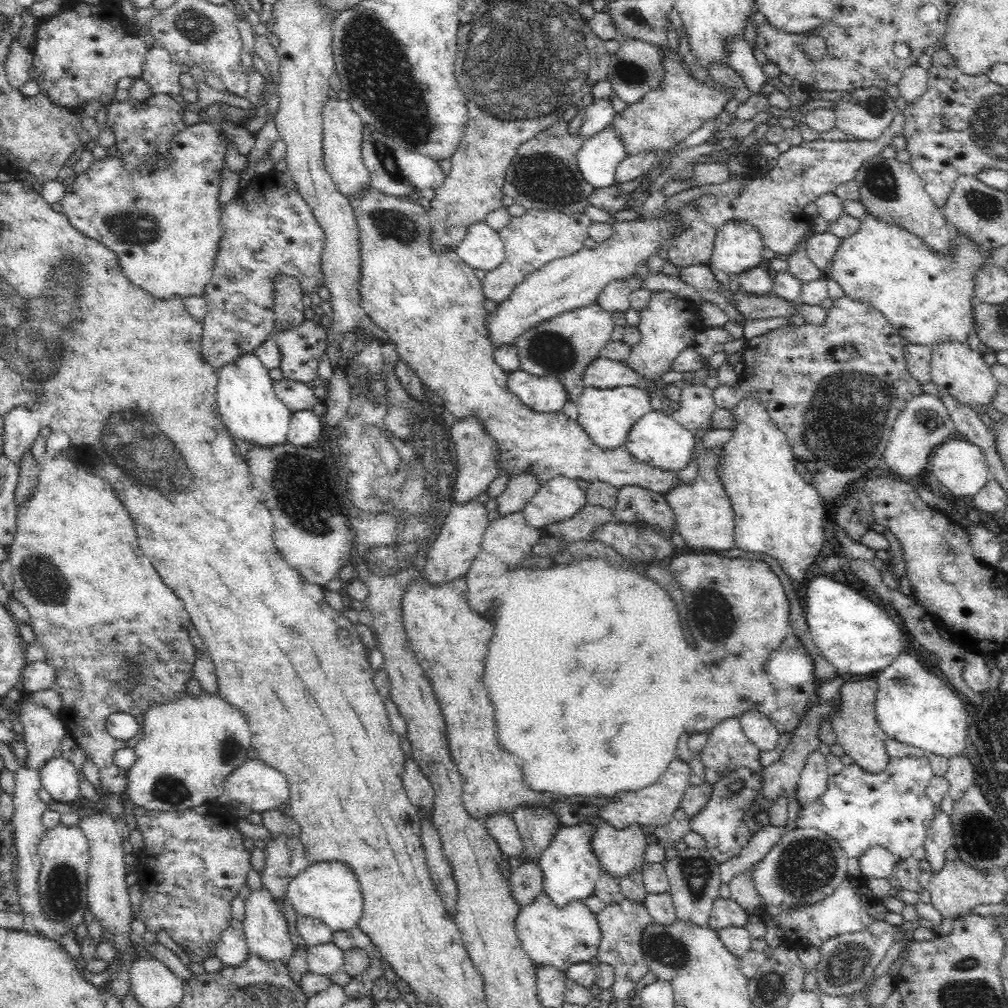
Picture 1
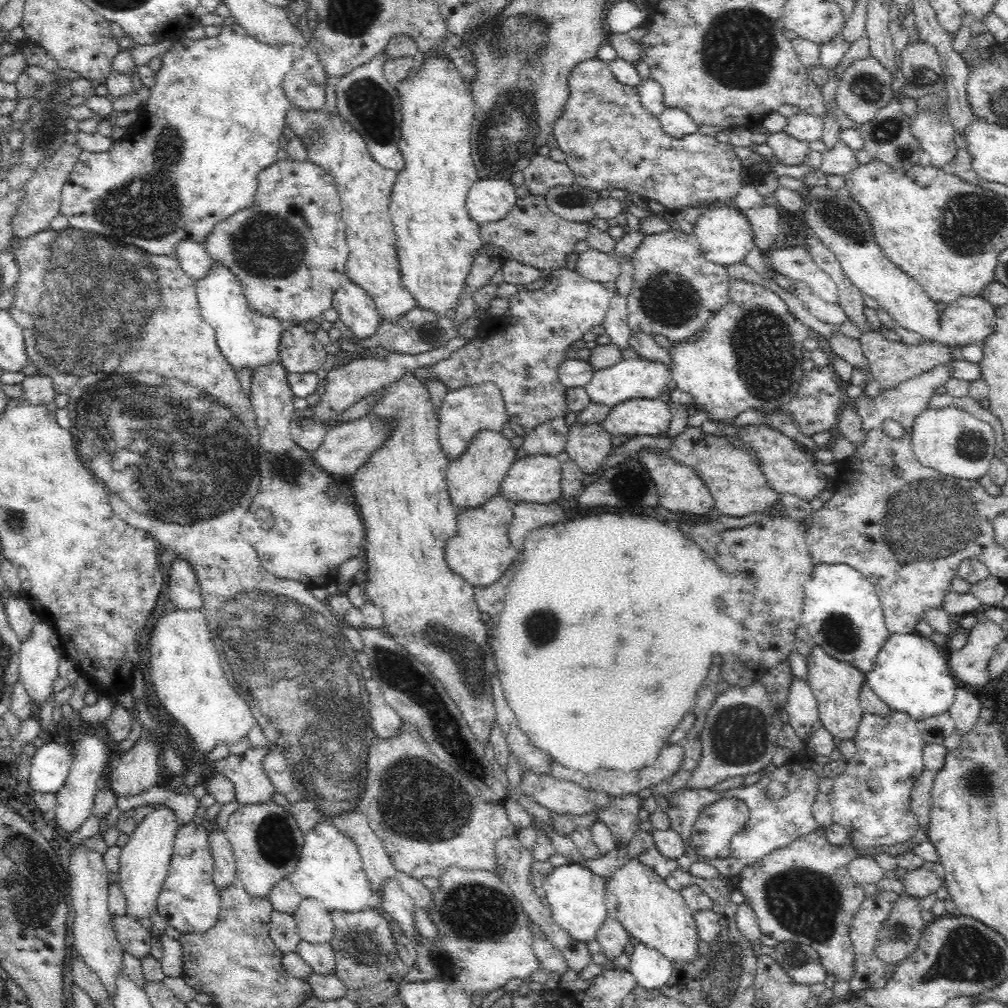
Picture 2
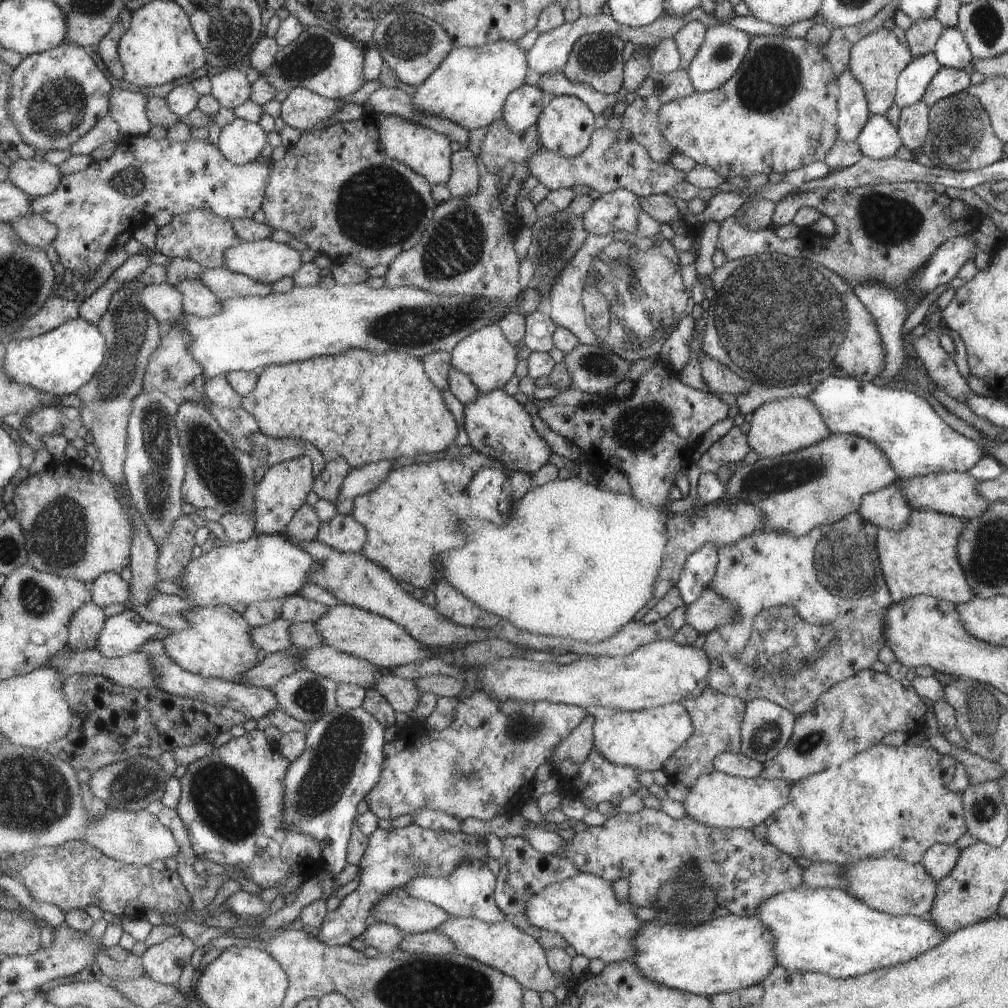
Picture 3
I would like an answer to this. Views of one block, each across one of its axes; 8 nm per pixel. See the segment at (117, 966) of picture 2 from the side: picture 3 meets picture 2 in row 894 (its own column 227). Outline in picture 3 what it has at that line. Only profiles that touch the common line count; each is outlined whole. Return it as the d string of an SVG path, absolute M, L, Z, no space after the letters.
M221 69L217 74L208 77L209 95L227 109L235 109L250 99L250 84L248 84L244 69Z

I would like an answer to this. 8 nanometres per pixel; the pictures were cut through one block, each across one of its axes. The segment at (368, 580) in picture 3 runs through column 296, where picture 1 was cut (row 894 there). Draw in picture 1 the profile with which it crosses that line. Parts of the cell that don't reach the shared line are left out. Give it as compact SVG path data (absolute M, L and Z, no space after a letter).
M544 893L532 904L519 910L514 930L533 963L555 967L560 971L566 971L572 964L589 962L591 958L597 957L602 940L596 915L583 901L573 901L566 907L557 908Z

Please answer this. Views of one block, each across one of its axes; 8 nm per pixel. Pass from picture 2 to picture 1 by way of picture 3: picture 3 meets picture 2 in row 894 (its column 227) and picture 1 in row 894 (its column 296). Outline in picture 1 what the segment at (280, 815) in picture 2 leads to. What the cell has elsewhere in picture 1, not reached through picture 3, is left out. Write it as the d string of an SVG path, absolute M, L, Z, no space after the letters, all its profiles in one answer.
M264 888L256 890L250 894L250 898L246 898L245 905L246 920L243 922L243 930L249 953L265 961L283 961L286 965L296 949L289 938L287 920L277 908L271 894Z

